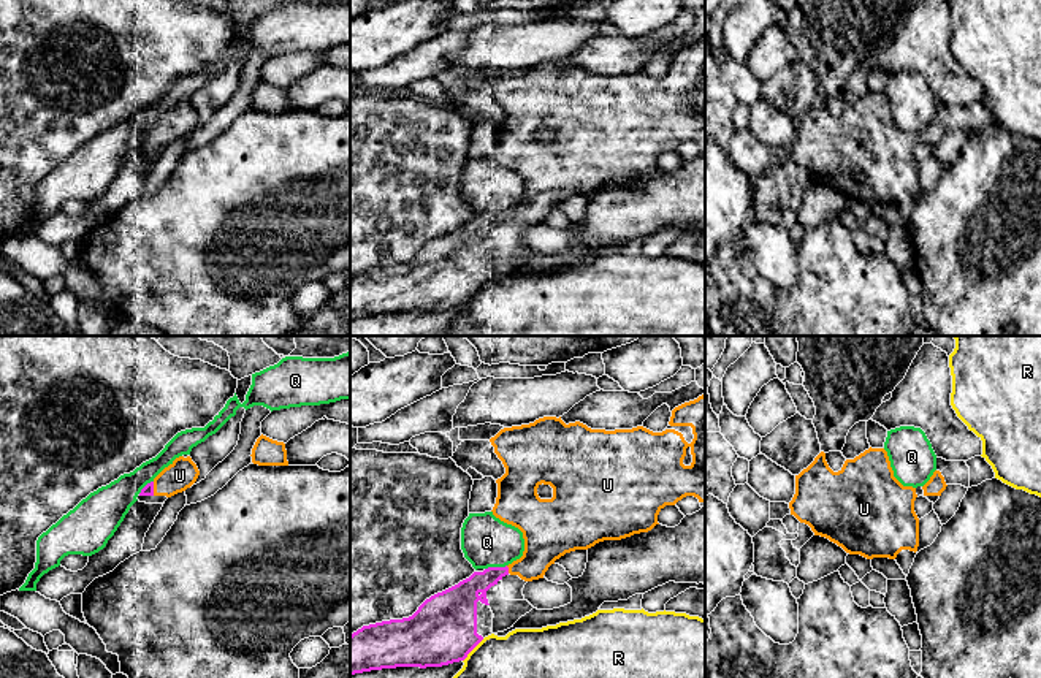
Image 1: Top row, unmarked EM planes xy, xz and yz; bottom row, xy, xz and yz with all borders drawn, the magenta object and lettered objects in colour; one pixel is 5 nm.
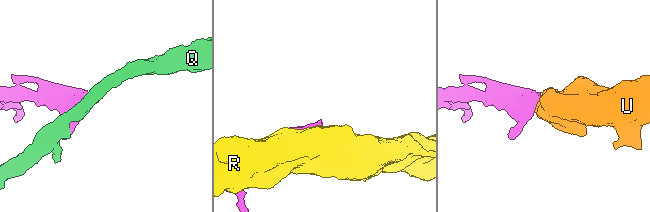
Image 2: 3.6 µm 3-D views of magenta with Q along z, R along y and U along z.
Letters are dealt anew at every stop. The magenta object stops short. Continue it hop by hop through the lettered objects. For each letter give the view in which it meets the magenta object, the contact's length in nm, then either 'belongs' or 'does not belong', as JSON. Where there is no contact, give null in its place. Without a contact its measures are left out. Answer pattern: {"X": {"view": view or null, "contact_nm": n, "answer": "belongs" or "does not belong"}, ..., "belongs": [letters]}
{"Q": {"view": "xz", "contact_nm": 110, "answer": "does not belong"}, "R": {"view": "xz", "contact_nm": 160, "answer": "does not belong"}, "U": {"view": "xz", "contact_nm": 40, "answer": "belongs"}, "belongs": ["U"]}

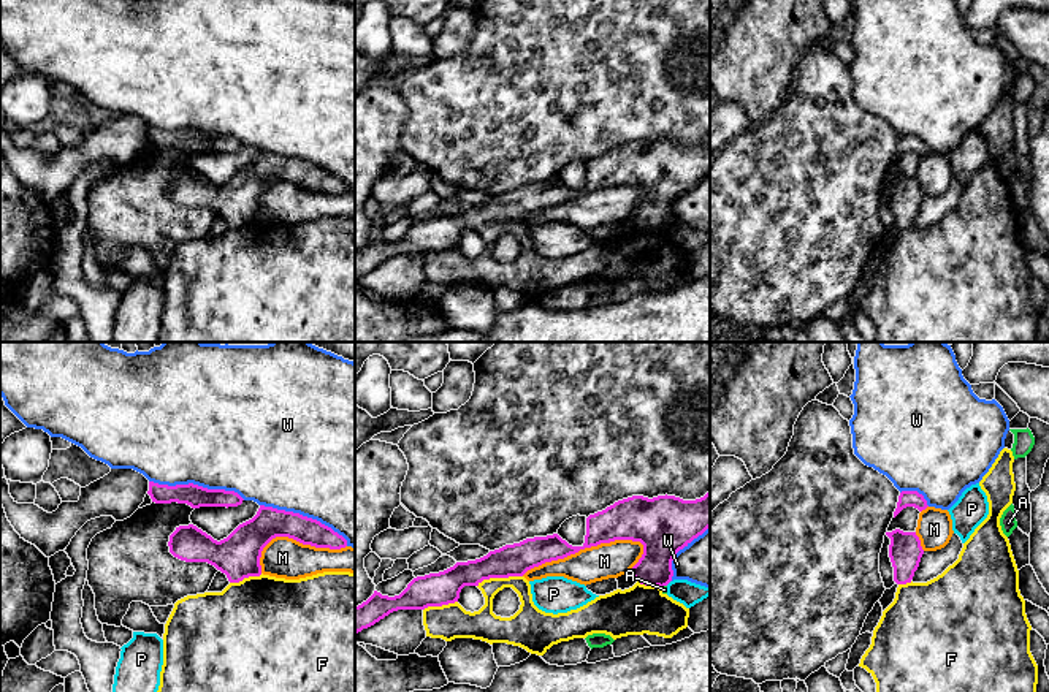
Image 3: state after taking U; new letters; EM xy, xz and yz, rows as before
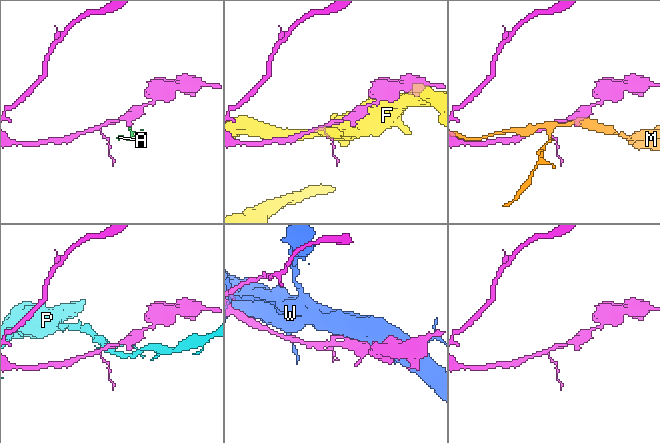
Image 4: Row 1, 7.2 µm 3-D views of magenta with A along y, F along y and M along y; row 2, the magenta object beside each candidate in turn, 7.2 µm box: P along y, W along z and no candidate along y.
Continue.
{"A": {"view": "xz", "contact_nm": 40, "answer": "does not belong"}, "F": {"view": "xz", "contact_nm": 240, "answer": "does not belong"}, "M": {"view": "xz", "contact_nm": 650, "answer": "does not belong"}, "P": {"view": "xz", "contact_nm": 40, "answer": "does not belong"}, "W": {"view": "xy", "contact_nm": 500, "answer": "does not belong"}, "belongs": []}

